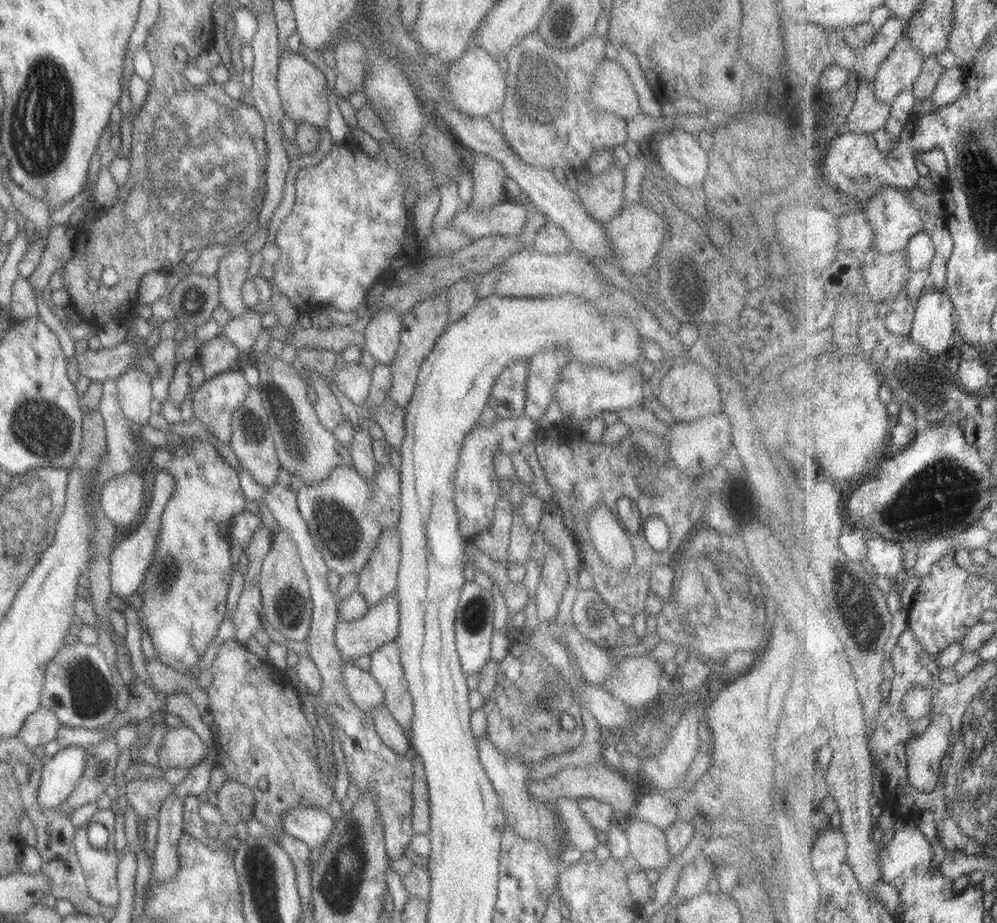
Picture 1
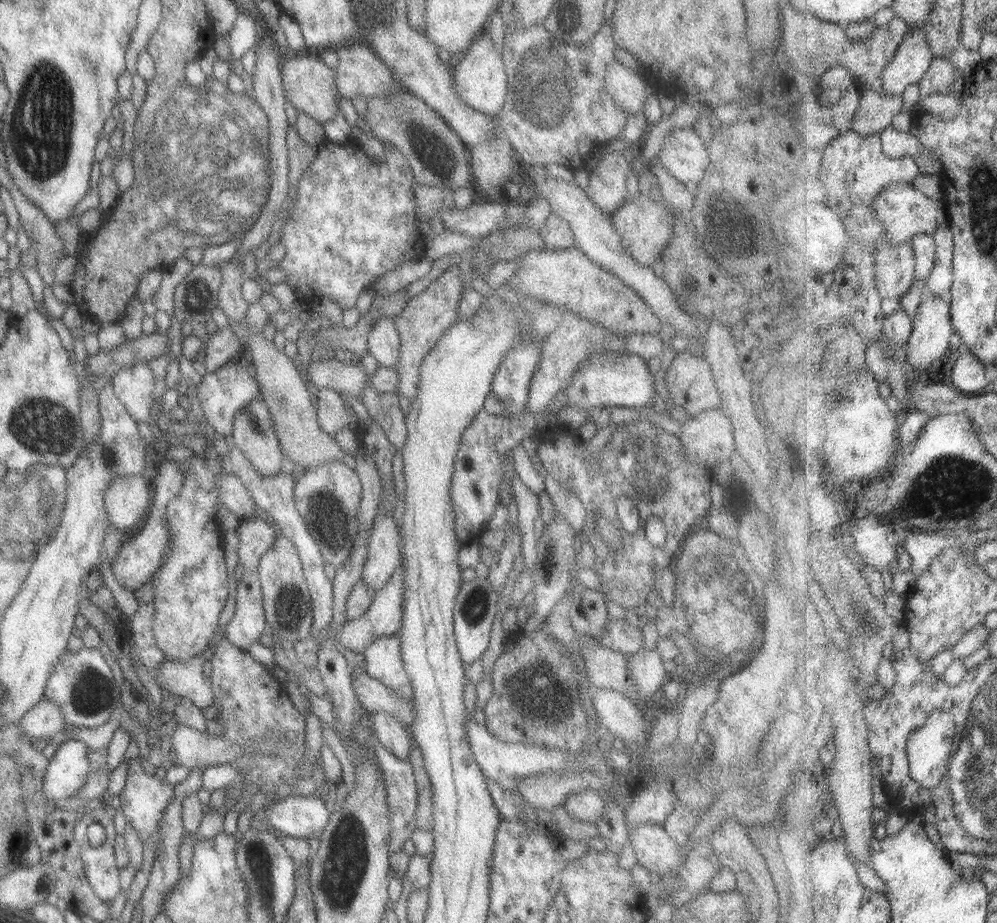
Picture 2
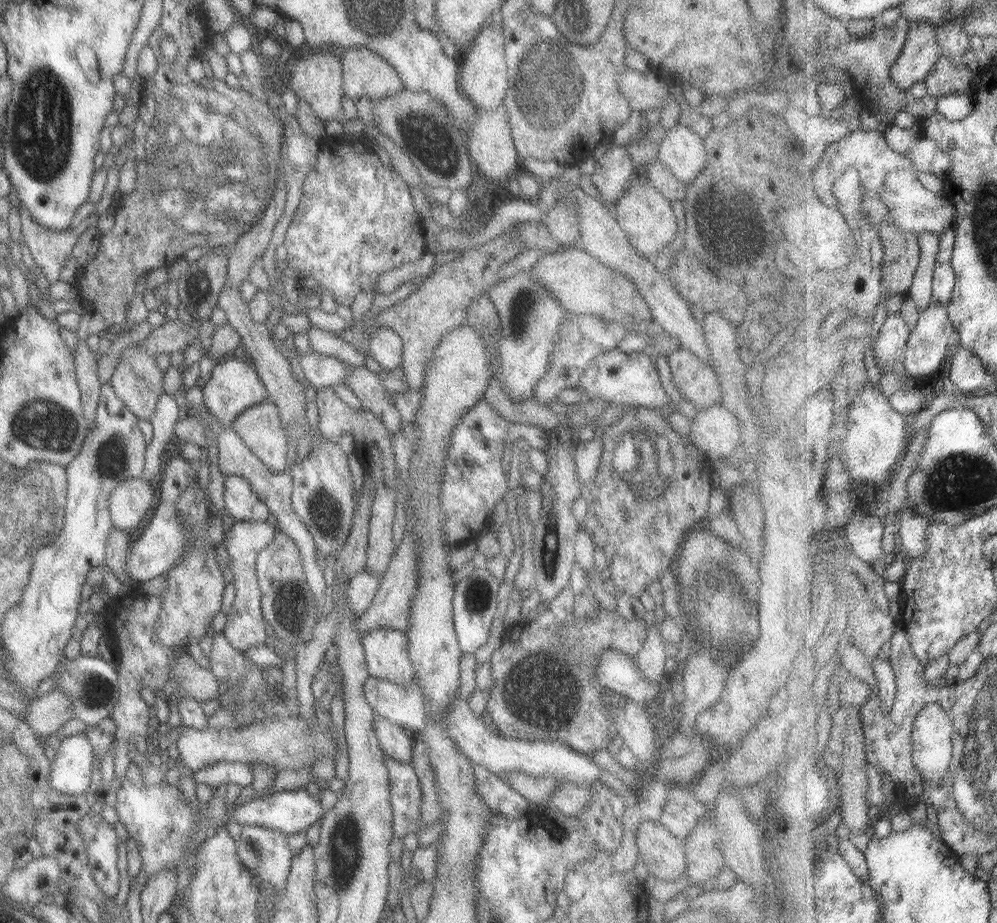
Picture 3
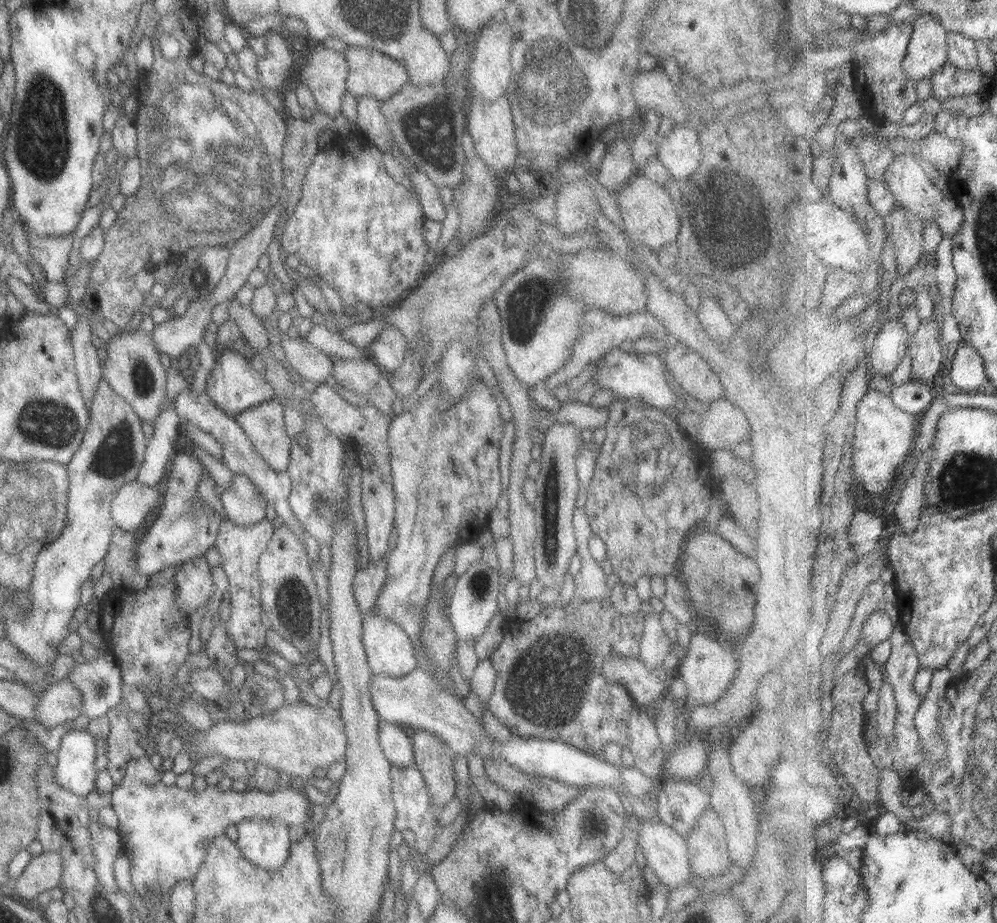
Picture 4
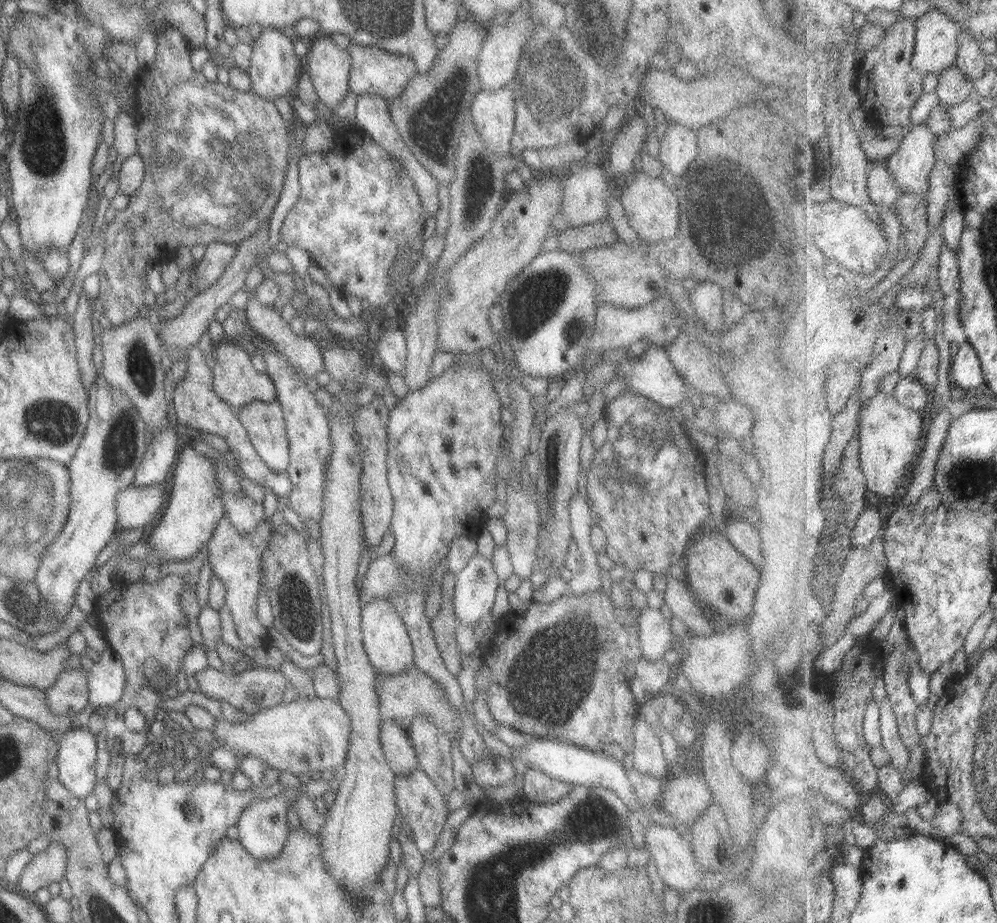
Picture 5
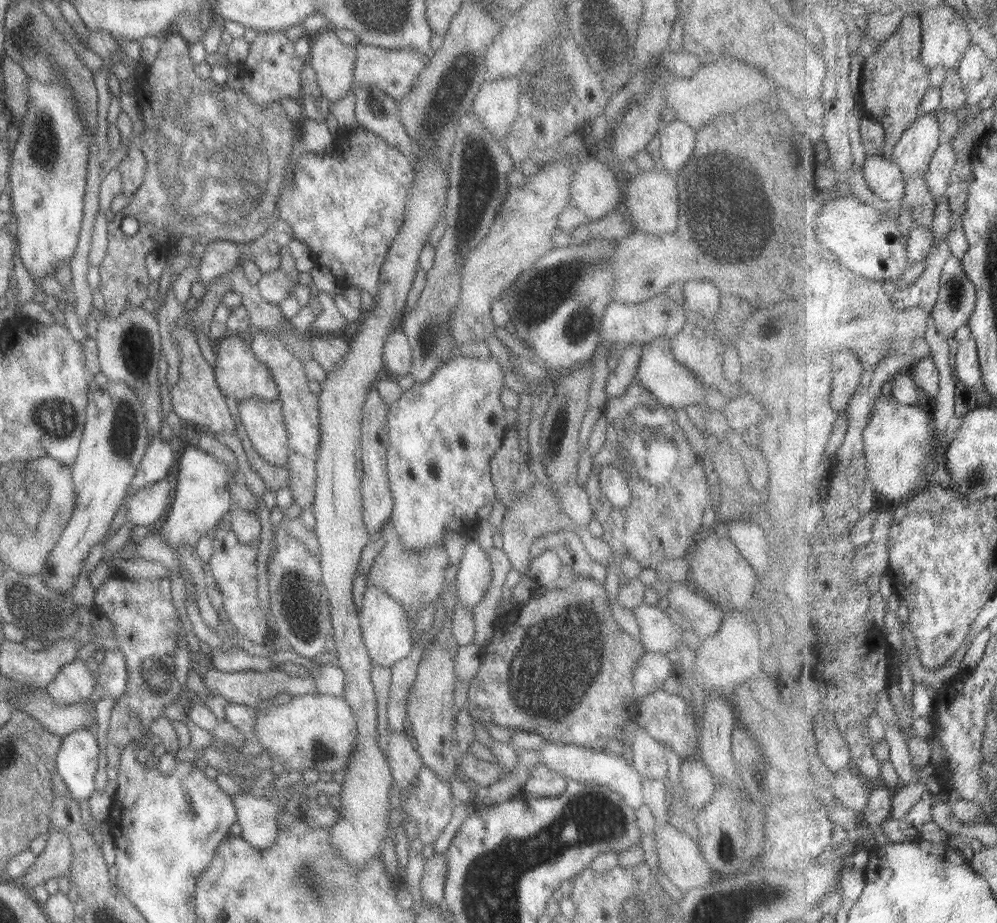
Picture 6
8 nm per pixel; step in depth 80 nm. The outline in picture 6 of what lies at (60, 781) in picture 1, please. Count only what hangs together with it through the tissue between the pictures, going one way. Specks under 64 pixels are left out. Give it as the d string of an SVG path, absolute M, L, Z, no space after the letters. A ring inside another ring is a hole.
M87 729L74 730L60 740L54 774L74 801L85 800L94 791L98 752L96 736Z

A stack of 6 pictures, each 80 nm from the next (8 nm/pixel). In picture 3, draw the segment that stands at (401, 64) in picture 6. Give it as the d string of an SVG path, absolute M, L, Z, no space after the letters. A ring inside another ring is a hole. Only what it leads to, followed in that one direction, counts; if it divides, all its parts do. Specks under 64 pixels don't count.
M363 47L338 51L343 97L378 99L402 89L401 81L383 58Z

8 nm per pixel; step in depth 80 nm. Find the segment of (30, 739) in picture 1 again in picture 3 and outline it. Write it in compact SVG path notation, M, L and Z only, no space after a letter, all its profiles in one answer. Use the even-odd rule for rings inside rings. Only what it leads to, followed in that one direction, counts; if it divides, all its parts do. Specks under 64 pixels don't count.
M51 690L31 701L21 720L35 736L43 739L72 718L69 699L63 693Z

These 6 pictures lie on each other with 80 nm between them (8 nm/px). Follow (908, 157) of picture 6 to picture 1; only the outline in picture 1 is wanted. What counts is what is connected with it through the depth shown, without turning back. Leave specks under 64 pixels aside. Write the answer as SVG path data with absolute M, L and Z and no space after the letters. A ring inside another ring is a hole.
M897 187L880 191L879 194L869 199L861 210L867 217L870 227L874 232L873 244L870 247L869 254L893 254L894 252L906 251L911 237L917 232L926 230L927 224L924 220L927 215L924 206L915 206L908 199L908 190L899 189Z

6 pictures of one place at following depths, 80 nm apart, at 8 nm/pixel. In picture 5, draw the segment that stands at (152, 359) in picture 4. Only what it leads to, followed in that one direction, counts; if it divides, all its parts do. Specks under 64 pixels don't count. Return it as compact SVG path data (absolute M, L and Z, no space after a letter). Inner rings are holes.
M142 312L119 326L111 325L111 329L101 328L99 340L103 359L101 368L97 370L98 376L103 377L111 388L120 390L129 399L145 429L151 430L152 433L159 432L168 423L165 419L168 403L163 391L163 379L167 373L160 364L163 348L155 327L152 326L151 318Z

